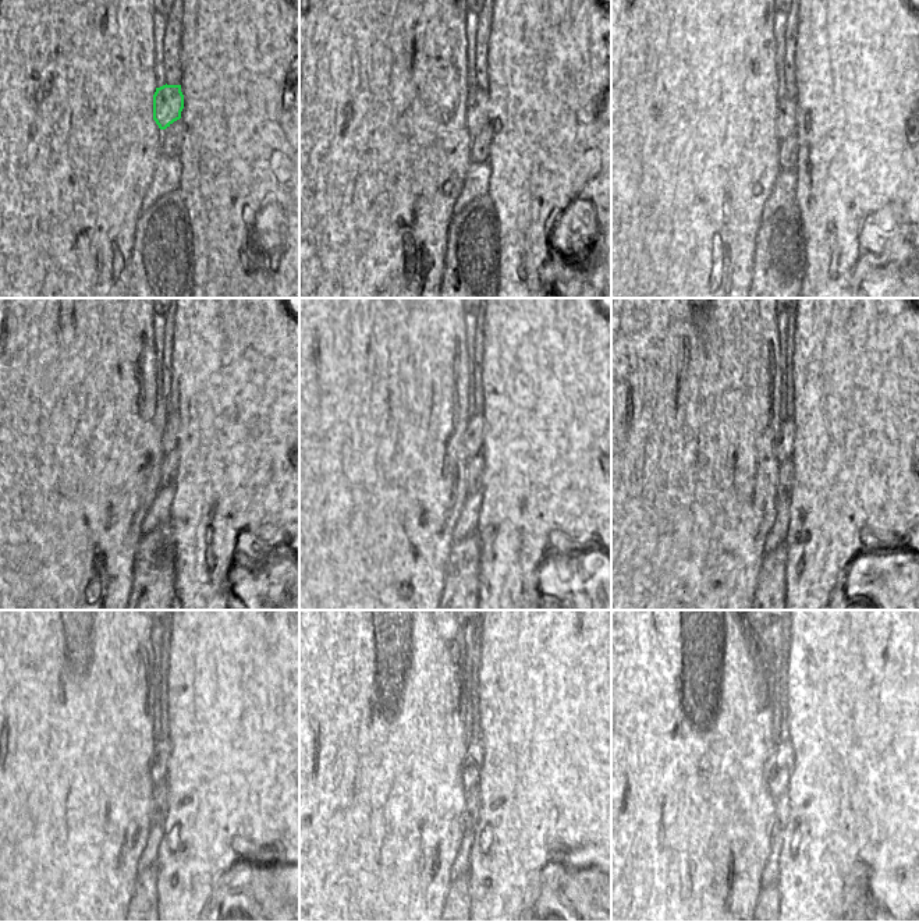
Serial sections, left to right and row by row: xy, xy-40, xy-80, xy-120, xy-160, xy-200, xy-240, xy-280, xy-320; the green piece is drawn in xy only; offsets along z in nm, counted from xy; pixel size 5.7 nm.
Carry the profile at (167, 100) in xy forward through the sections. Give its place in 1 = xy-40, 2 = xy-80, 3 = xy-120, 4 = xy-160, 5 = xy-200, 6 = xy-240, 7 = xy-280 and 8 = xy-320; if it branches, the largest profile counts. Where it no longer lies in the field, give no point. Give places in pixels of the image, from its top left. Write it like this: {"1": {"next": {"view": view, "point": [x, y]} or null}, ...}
{"1": {"next": {"view": "xy-40", "point": [476, 105]}}, "2": {"next": {"view": "xy-80", "point": [787, 110]}}, "3": {"next": {"view": "xy-120", "point": [169, 432]}}, "4": {"next": {"view": "xy-160", "point": [474, 435]}}, "5": {"next": {"view": "xy-200", "point": [784, 442]}}, "6": {"next": {"view": "xy-240", "point": [160, 755]}}, "7": {"next": {"view": "xy-280", "point": [472, 762]}}, "8": {"next": {"view": "xy-320", "point": [781, 766]}}}

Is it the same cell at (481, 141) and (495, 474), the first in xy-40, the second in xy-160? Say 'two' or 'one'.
two

